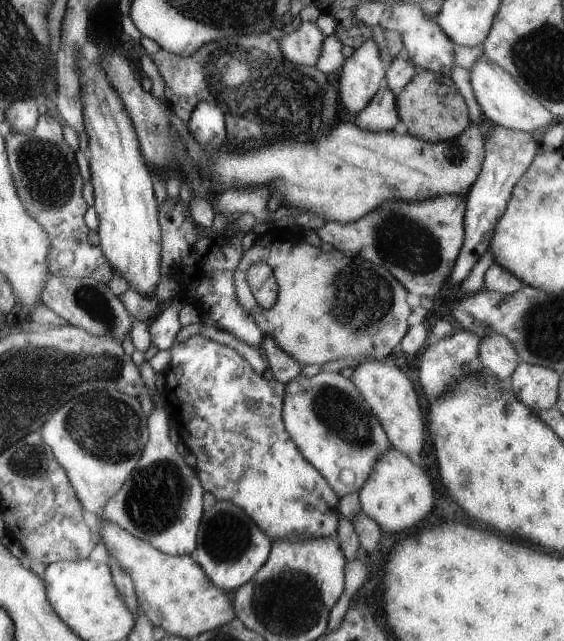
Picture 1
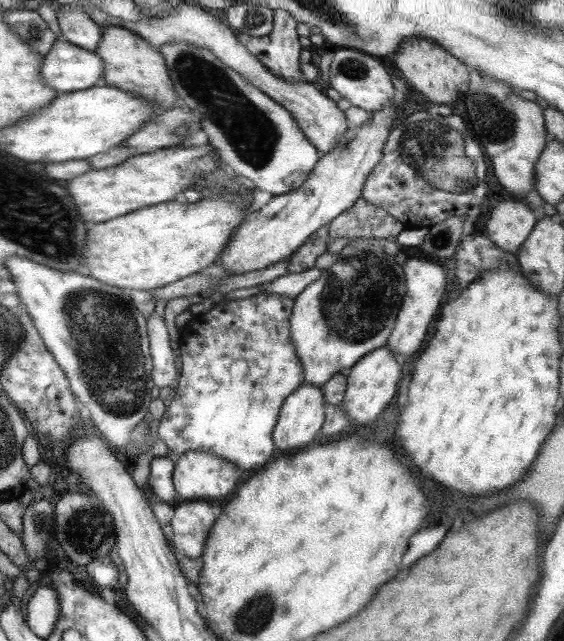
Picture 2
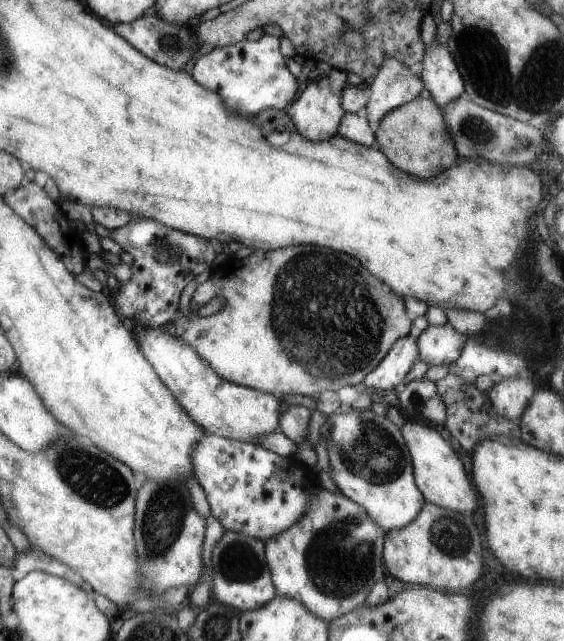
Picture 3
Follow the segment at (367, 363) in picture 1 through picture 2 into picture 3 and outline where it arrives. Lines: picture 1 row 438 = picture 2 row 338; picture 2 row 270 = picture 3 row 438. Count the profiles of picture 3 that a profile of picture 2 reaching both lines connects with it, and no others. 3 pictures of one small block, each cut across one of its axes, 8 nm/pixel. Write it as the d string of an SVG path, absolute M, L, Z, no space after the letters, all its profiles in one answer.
M407 417L405 419L401 433L412 457L416 484L425 500L456 512L474 512L478 506L477 499L480 496L476 496L474 486L470 484L470 478L464 469L464 464L454 453L448 441L440 435L436 427L416 419Z

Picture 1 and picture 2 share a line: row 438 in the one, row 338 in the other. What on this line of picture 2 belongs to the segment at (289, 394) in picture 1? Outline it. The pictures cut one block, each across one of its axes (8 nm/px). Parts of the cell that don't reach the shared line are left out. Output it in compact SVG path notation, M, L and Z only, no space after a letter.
M356 237L349 240L347 245L340 250L337 255L337 260L329 269L322 271L321 277L313 283L310 283L304 290L295 298L295 305L293 306L293 315L290 317L291 322L291 337L294 341L296 352L300 357L303 364L305 382L304 384L314 385L315 387L322 386L325 382L328 382L332 376L340 373L342 368L352 368L365 354L372 352L372 350L379 349L381 346L387 344L390 338L391 332L394 330L397 323L397 316L401 311L404 297L407 291L407 278L404 272L403 264L396 262L394 255L388 255L378 244L374 245L366 239Z

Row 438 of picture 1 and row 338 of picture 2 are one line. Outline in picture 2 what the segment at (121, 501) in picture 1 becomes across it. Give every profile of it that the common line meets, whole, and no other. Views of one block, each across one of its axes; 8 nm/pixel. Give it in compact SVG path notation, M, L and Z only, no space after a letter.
M156 312L147 319L147 335L149 336L149 349L153 360L151 377L158 388L171 387L177 382L178 368L174 363L175 355L170 345L170 335L164 317Z

